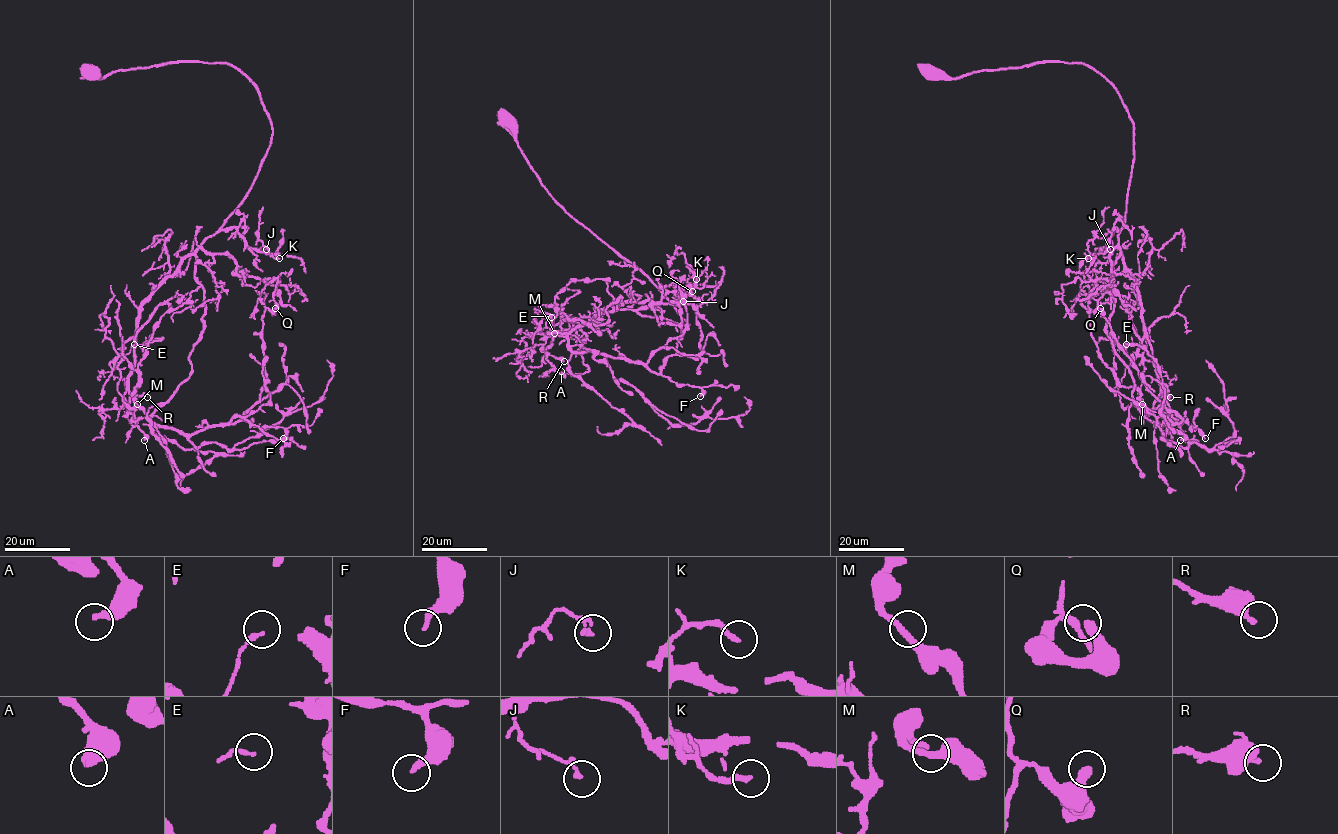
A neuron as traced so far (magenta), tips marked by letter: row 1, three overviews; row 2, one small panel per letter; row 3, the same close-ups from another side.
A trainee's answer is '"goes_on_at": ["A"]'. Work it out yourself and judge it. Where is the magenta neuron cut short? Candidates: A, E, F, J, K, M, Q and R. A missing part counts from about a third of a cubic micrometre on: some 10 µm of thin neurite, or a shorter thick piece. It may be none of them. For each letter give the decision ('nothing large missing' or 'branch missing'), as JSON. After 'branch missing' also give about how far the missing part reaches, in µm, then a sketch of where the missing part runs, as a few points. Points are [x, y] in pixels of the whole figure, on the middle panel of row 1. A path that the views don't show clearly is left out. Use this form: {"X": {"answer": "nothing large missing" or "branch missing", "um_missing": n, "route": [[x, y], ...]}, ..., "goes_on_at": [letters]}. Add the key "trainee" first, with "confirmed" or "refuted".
{"trainee": "confirmed", "A": {"answer": "branch missing", "um_missing": 20, "route": [[561, 371], [550, 356], [534, 358], [541, 362]]}, "E": {"answer": "nothing large missing"}, "F": {"answer": "nothing large missing"}, "J": {"answer": "nothing large missing"}, "K": {"answer": "nothing large missing"}, "M": {"answer": "nothing large missing"}, "Q": {"answer": "nothing large missing"}, "R": {"answer": "nothing large missing"}, "goes_on_at": ["A"]}

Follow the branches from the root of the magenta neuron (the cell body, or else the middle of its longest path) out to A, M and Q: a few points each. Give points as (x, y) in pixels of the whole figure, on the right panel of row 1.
A: (928, 73), (960, 78), (1037, 63), (1084, 63), (1116, 90), (1133, 124), (1134, 151), (1118, 246), (1180, 440)
M: (928, 73), (1084, 63), (1116, 90), (1133, 124), (1134, 161), (1106, 333), (1145, 415), (1142, 404)
Q: (928, 73), (1084, 63), (1116, 90), (1134, 161), (1106, 333), (1135, 406), (1164, 434), (1182, 419), (1100, 308)

